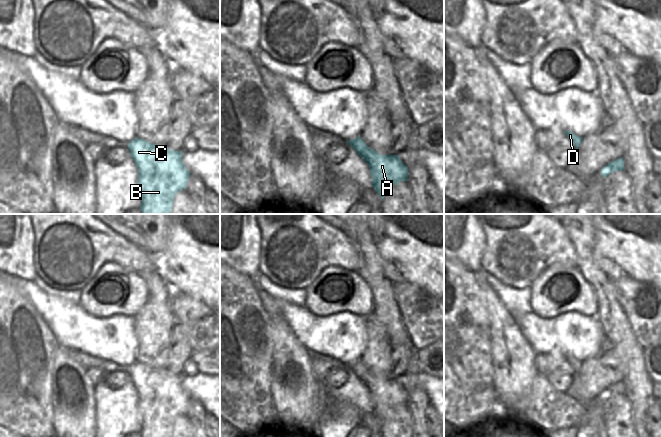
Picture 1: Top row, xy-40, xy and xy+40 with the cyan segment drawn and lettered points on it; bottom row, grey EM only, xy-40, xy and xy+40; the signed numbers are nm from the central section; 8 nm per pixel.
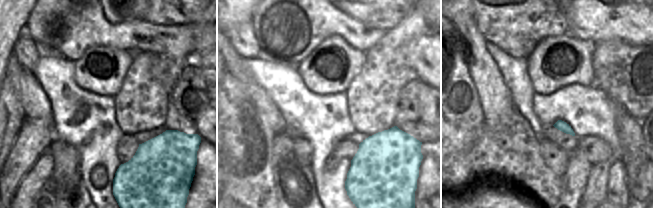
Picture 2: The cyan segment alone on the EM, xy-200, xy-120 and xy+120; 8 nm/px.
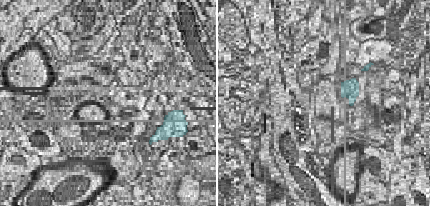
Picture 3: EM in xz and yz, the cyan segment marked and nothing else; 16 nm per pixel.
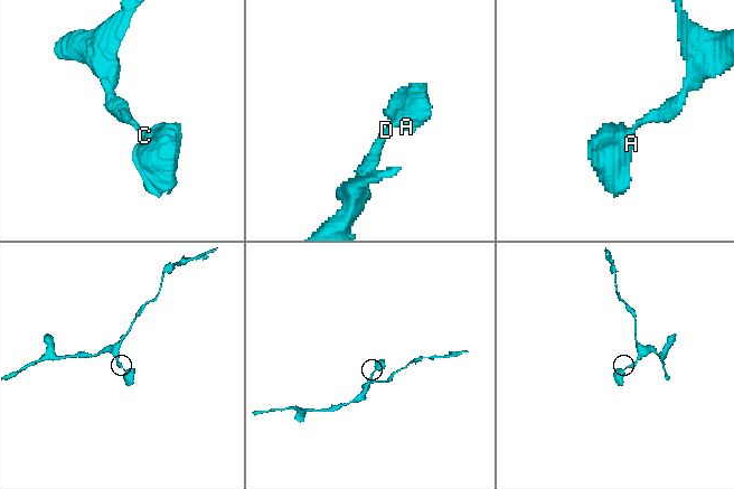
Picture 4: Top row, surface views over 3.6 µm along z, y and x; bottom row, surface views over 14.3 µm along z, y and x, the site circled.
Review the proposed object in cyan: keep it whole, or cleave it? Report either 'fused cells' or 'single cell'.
single cell

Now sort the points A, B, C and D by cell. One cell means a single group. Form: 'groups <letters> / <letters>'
groups A B C D

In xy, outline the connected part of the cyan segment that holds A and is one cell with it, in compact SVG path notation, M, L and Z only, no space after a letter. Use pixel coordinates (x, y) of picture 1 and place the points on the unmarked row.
M361 361L347 367L368 388L372 400L372 411L381 423L401 405L408 405L408 391L398 379L381 379L371 373Z

